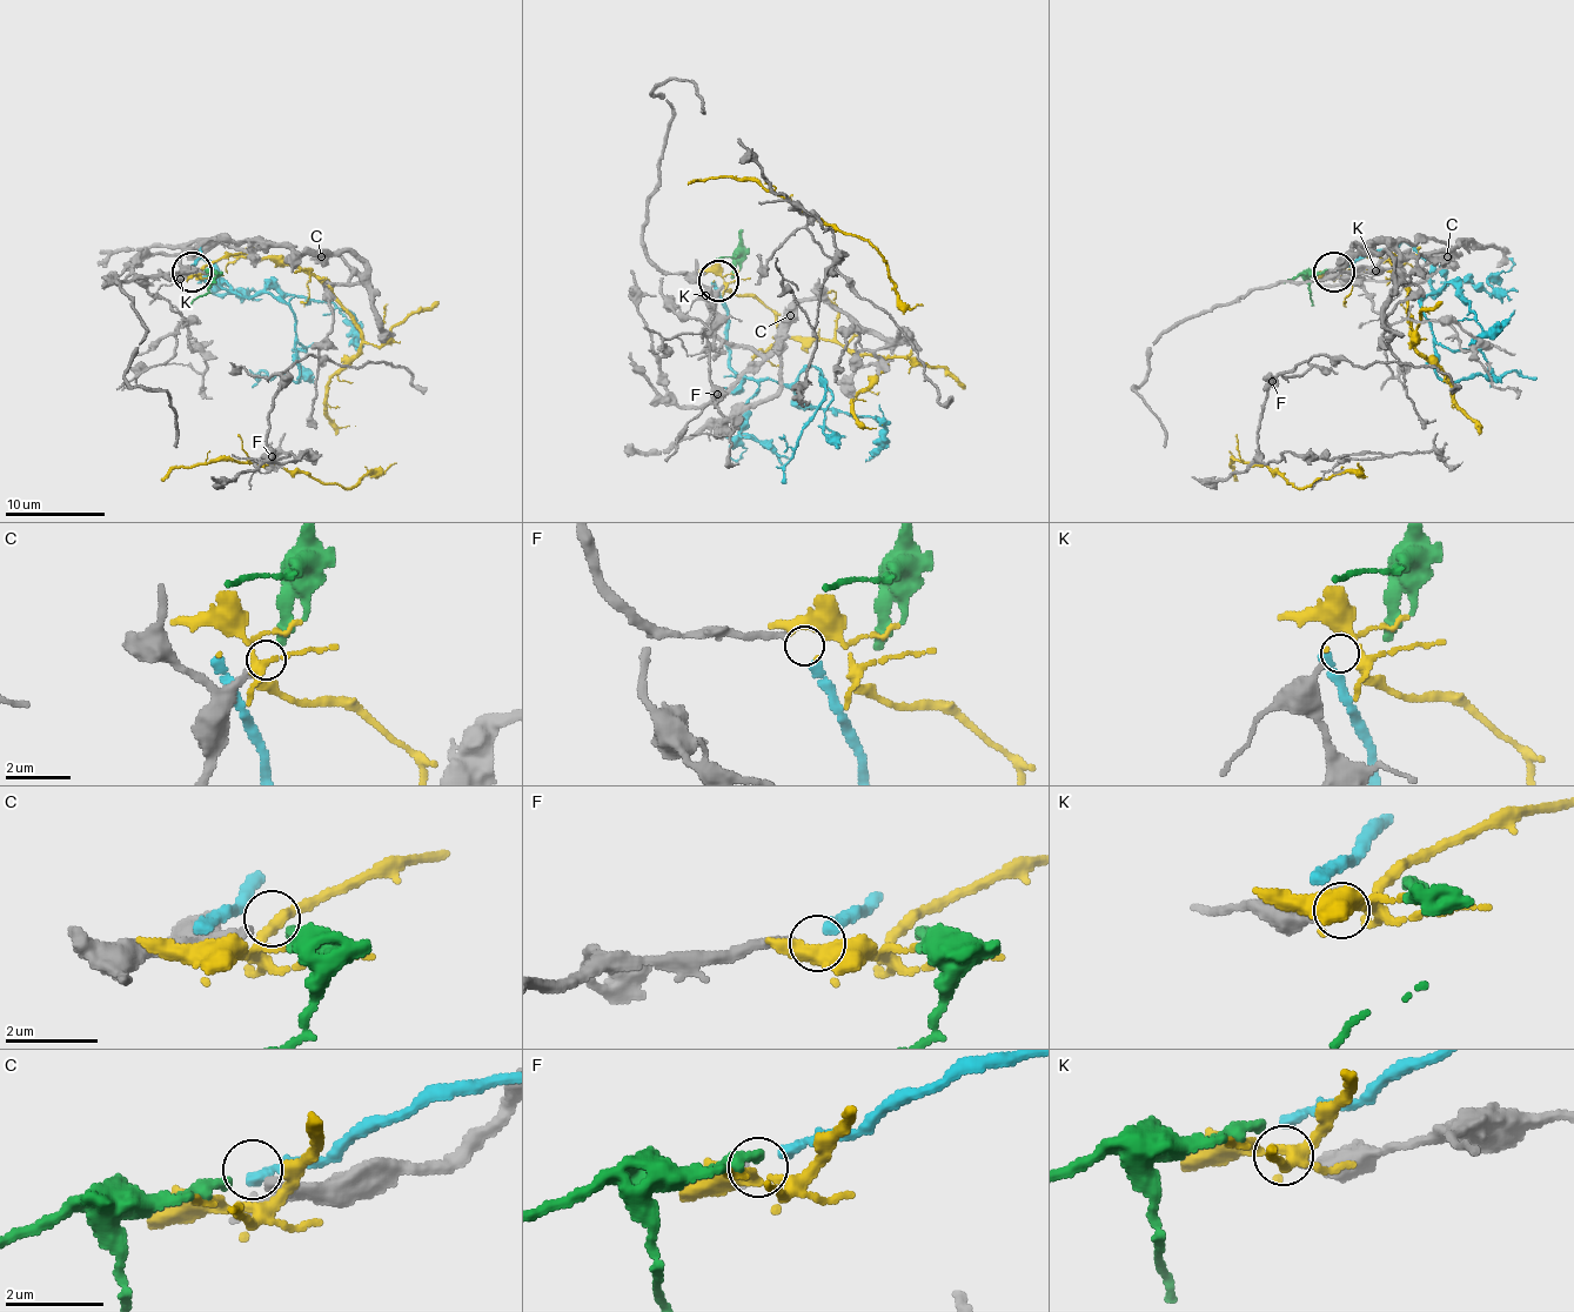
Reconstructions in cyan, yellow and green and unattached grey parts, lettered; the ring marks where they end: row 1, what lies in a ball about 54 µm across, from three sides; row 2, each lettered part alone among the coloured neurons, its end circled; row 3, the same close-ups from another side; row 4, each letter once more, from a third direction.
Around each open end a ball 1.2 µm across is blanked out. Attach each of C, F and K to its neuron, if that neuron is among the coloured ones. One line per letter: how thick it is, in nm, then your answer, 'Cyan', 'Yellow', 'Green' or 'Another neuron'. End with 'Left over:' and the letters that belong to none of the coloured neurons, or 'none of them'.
C: Thickness 240 nm. Green
F: Thickness 200 nm. Cyan
K: Thickness 280 nm. Another neuron
Left over: K

